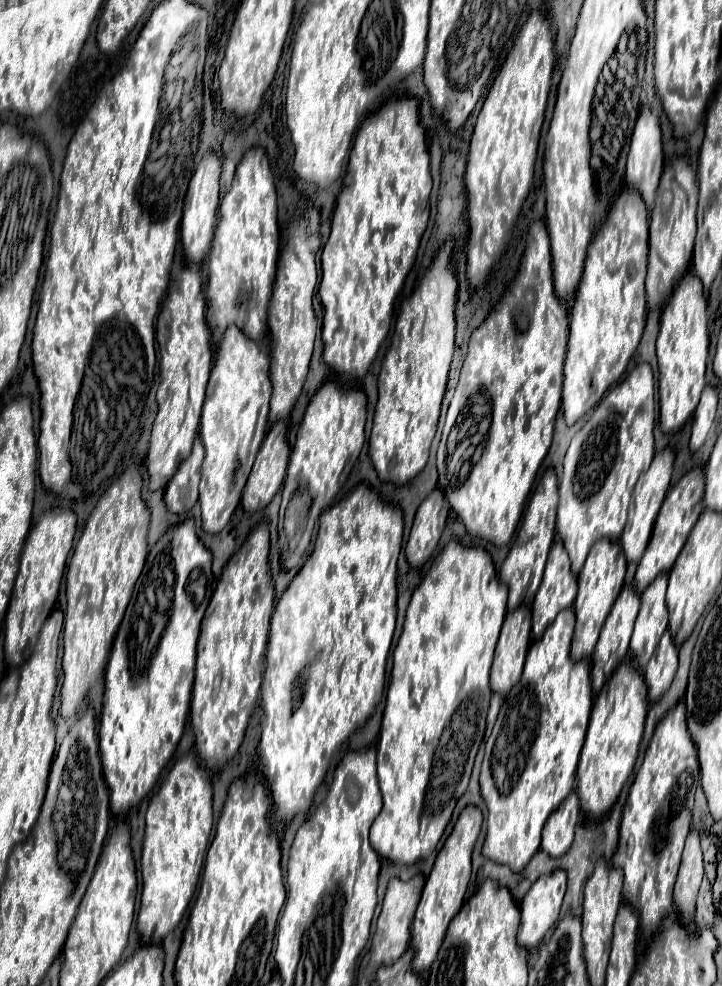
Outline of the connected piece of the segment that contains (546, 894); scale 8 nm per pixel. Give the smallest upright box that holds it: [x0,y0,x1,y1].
[517,871,567,951]

